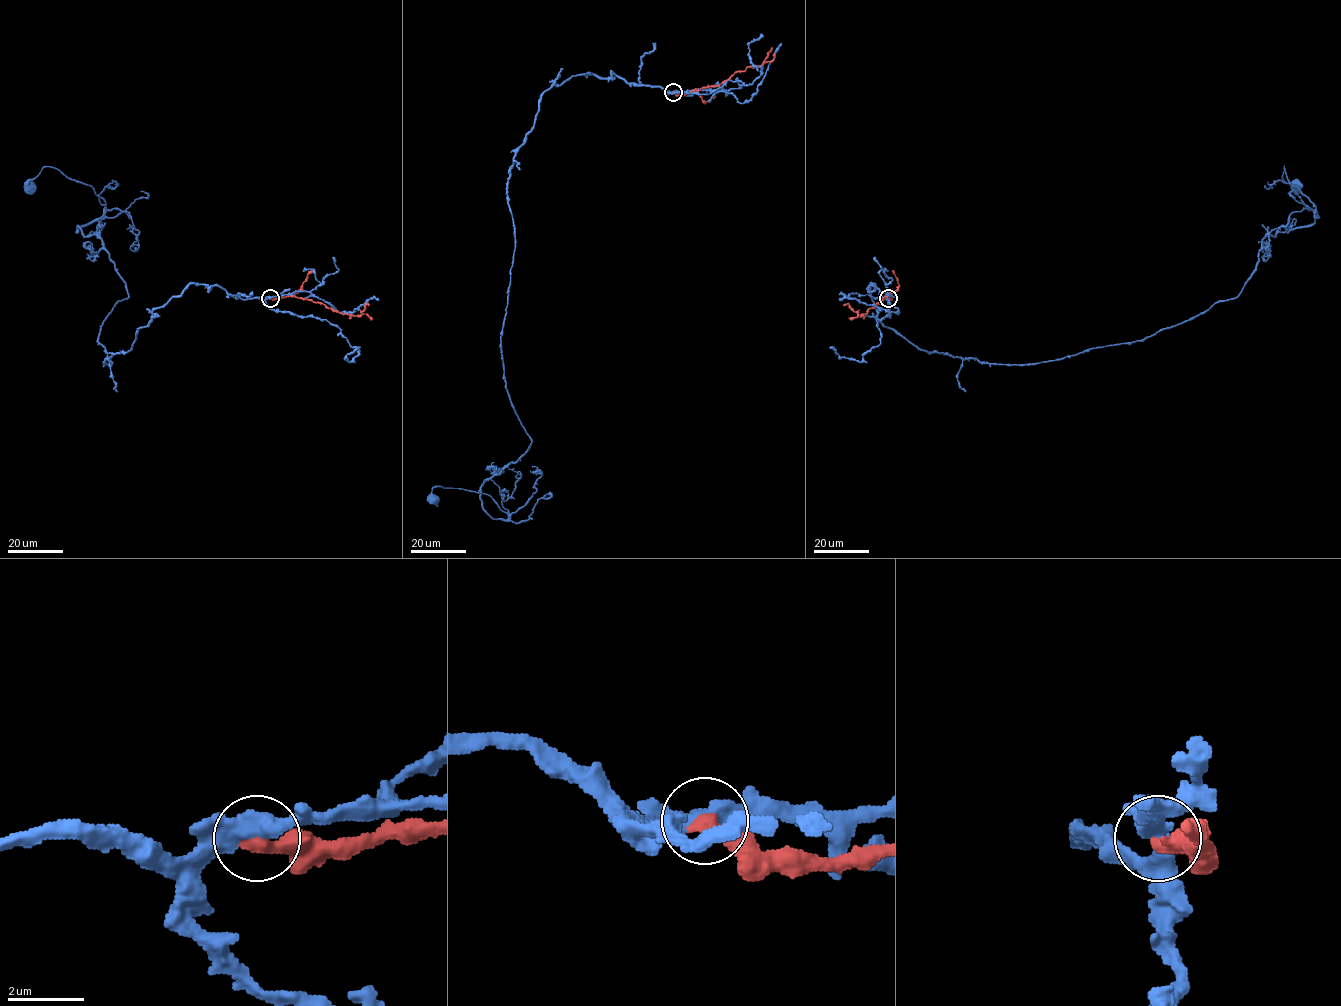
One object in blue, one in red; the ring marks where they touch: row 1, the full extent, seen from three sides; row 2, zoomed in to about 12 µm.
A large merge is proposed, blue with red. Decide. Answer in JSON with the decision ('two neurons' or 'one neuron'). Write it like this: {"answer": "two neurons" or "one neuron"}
{"answer": "two neurons"}

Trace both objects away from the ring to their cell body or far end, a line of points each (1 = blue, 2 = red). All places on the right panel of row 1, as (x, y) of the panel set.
1: (888, 298), (871, 283), (885, 326), (980, 362), (1143, 340), (1310, 226), (1284, 167), (1296, 187)
2: (888, 298), (891, 298), (886, 296), (861, 316), (847, 305), (843, 305)

